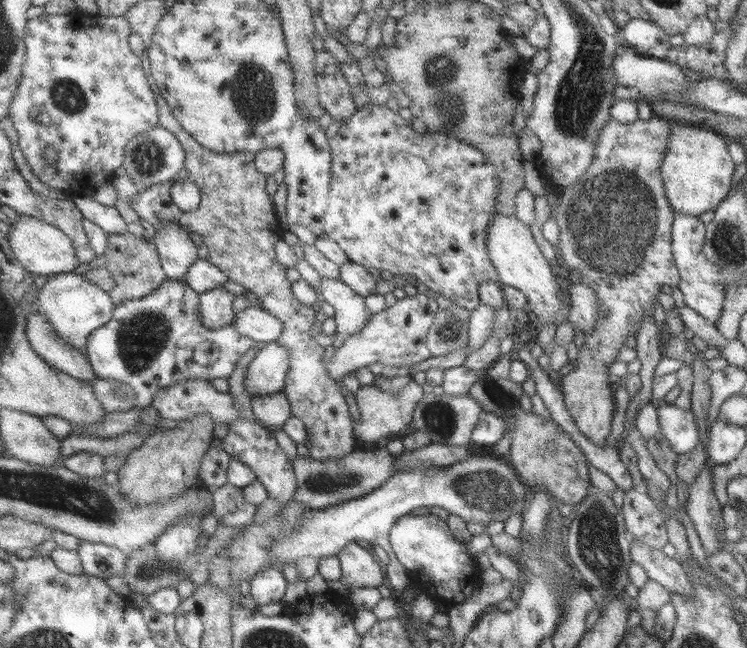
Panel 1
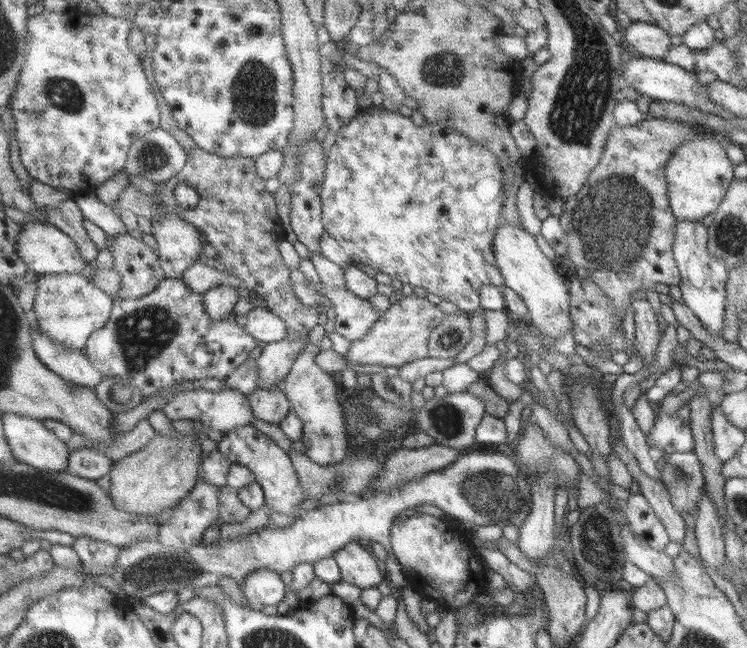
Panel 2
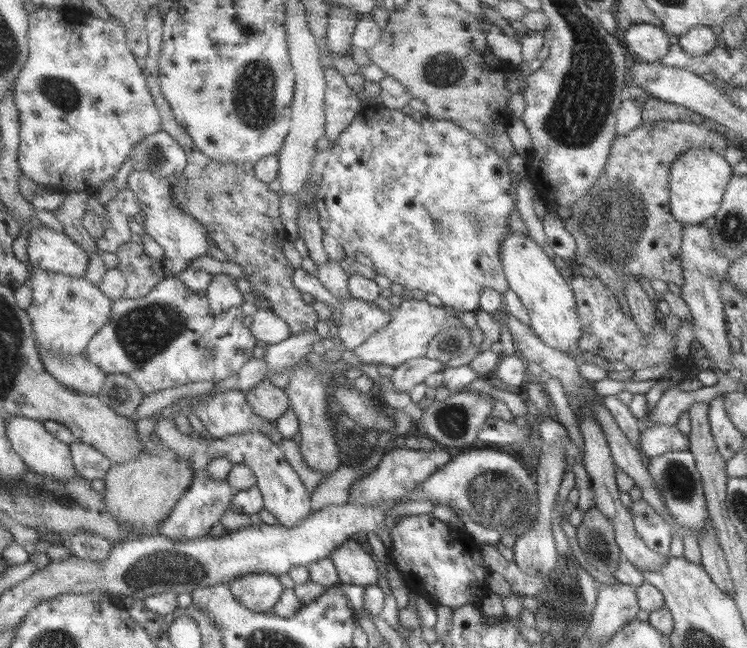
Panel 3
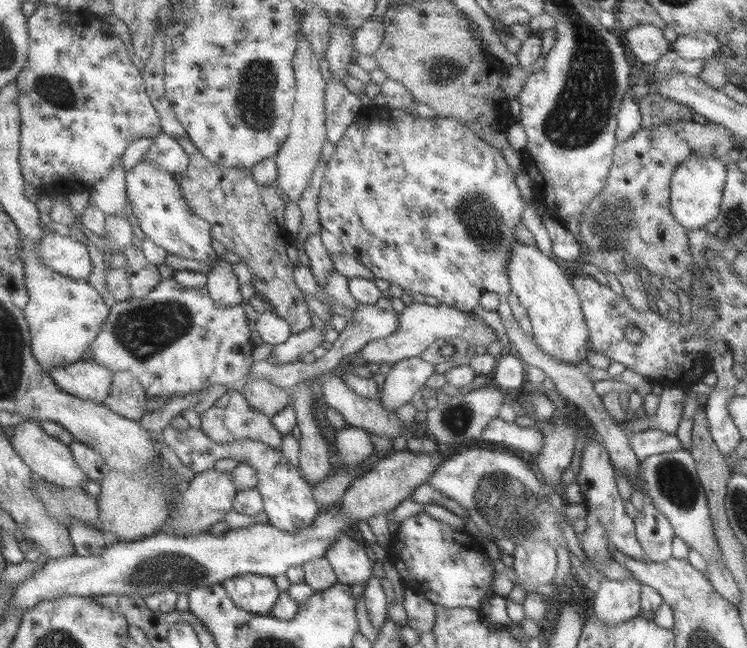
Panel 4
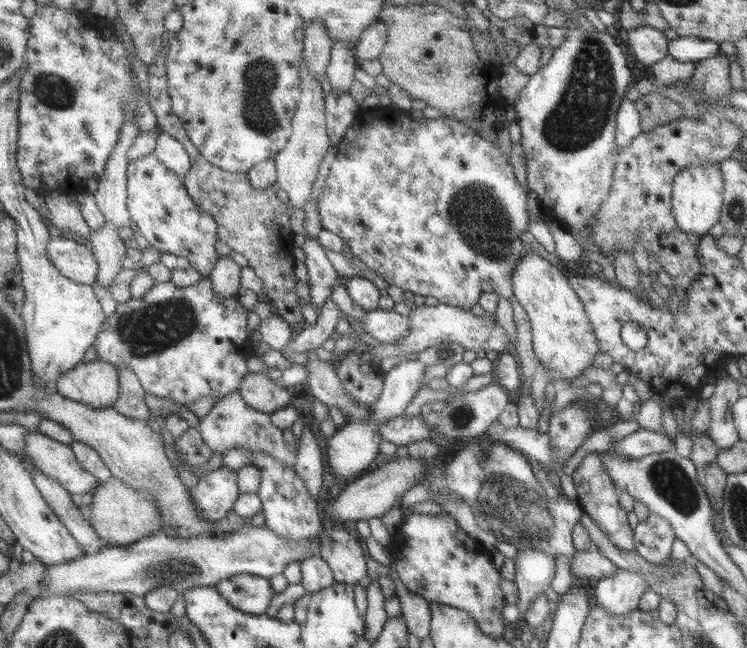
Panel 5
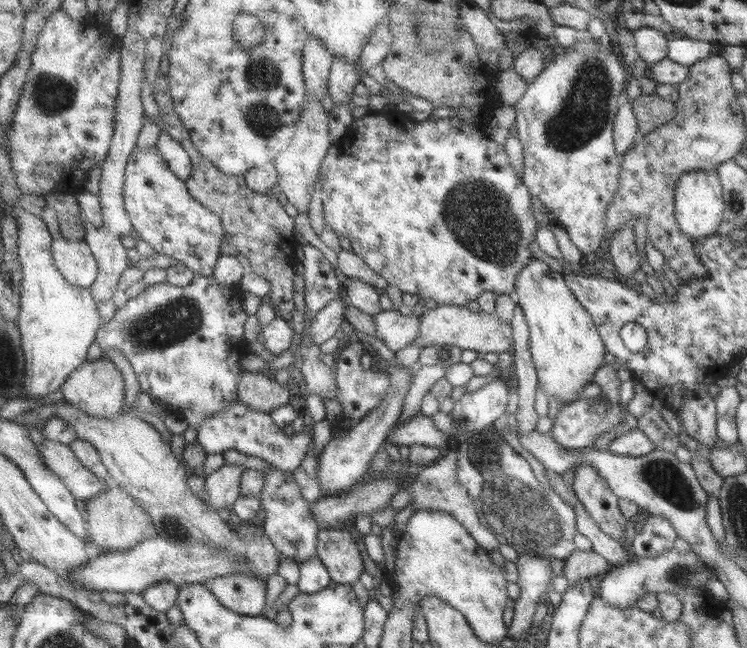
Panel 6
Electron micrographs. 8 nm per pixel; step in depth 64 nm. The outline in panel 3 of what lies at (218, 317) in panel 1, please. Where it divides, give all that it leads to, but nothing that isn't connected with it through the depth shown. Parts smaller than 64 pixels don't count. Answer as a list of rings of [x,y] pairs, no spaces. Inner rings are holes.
[[[213,274],[213,280],[206,292],[211,311],[215,315],[228,312],[234,307],[242,307],[245,303],[243,292],[229,274]]]

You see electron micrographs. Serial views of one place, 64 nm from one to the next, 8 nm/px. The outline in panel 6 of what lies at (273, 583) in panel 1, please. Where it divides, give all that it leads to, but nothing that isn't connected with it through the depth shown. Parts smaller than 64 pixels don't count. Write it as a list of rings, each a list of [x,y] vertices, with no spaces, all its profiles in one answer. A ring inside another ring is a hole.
[[[233,573],[215,576],[205,584],[225,607],[252,617],[263,614],[267,606],[267,582],[253,575]]]

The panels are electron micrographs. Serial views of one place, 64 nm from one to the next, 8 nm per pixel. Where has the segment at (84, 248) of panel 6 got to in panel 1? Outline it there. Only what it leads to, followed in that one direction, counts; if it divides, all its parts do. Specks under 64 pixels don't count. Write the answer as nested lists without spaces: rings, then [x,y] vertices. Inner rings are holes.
[[[20,215],[13,220],[11,227],[11,246],[17,258],[33,276],[46,276],[48,278],[62,277],[63,274],[73,272],[79,266],[75,244],[58,226],[45,222],[43,219]]]

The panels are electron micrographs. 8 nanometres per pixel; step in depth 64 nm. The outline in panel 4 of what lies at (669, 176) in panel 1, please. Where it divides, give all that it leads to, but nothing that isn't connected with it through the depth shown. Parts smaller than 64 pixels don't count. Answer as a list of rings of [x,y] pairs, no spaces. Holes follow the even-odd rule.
[[[691,155],[689,159],[677,163],[671,175],[668,199],[673,218],[686,231],[705,227],[707,222],[717,218],[721,210],[722,190],[727,174],[723,159]]]

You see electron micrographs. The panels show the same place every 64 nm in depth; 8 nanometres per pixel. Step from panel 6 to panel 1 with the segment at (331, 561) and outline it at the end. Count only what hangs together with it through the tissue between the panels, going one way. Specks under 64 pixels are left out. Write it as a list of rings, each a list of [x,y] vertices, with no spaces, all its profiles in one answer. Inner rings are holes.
[[[350,543],[337,557],[341,559],[343,581],[352,589],[384,586],[381,562],[367,546]]]

